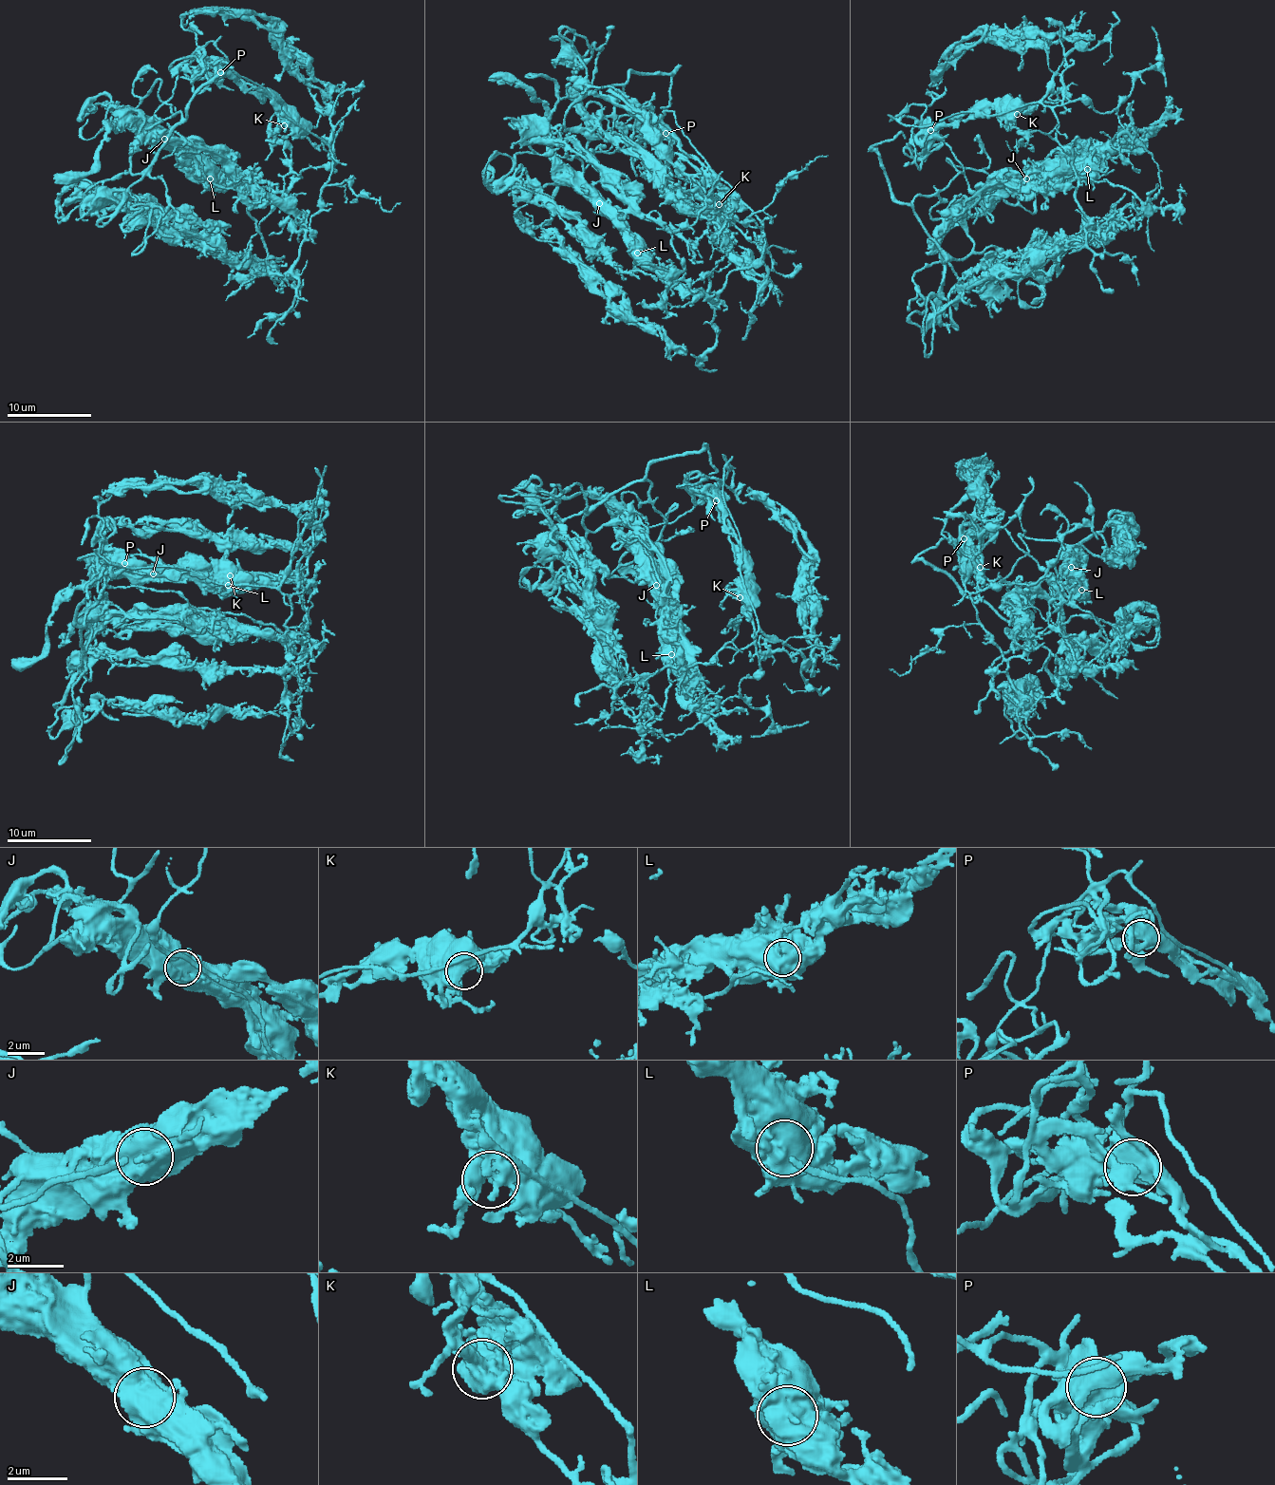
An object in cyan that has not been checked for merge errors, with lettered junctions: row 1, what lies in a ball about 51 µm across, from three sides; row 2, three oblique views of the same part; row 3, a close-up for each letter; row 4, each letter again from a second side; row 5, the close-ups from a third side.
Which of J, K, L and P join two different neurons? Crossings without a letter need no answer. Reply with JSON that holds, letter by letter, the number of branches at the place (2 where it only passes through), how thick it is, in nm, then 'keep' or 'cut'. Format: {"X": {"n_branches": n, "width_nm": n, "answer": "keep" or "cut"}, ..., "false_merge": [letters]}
{"J": {"n_branches": 2, "width_nm": 950, "answer": "cut"}, "K": {"n_branches": 2, "width_nm": 650, "answer": "keep"}, "L": {"n_branches": 1, "width_nm": 1500, "answer": "cut"}, "P": {"n_branches": 3, "width_nm": 550, "answer": "keep"}, "false_merge": ["J", "L"]}

